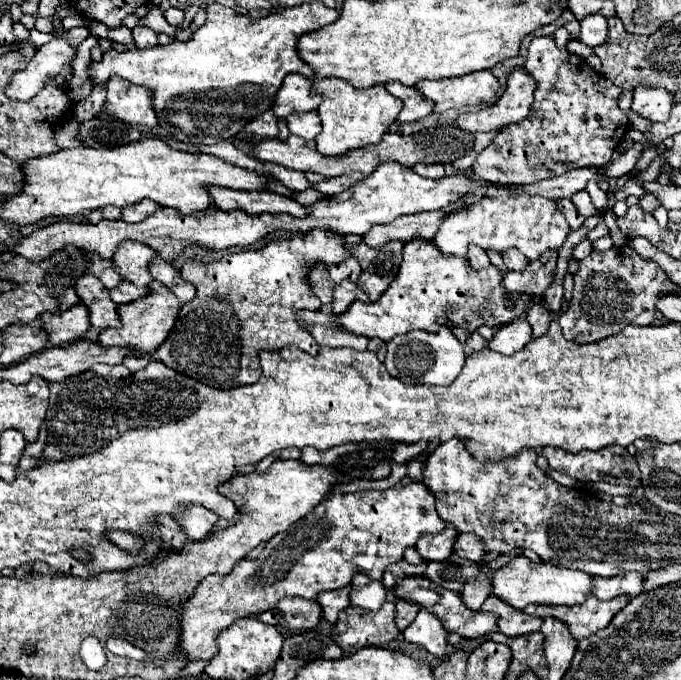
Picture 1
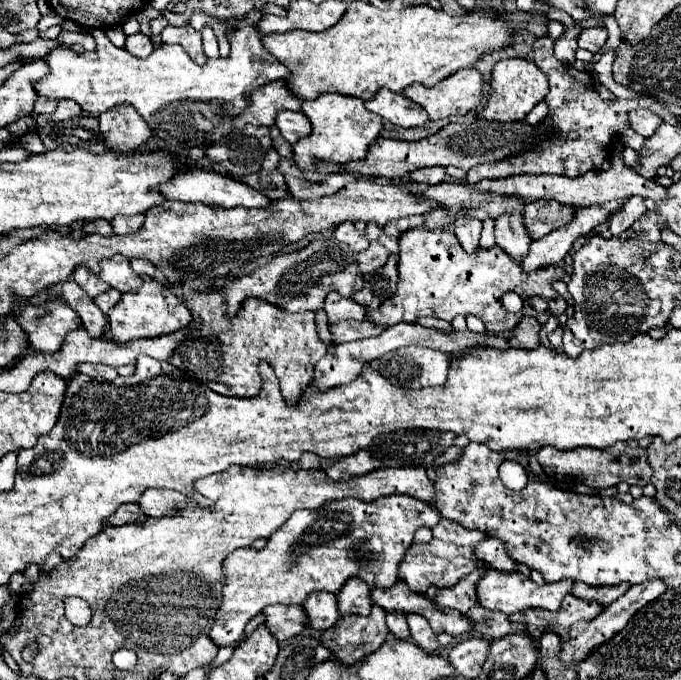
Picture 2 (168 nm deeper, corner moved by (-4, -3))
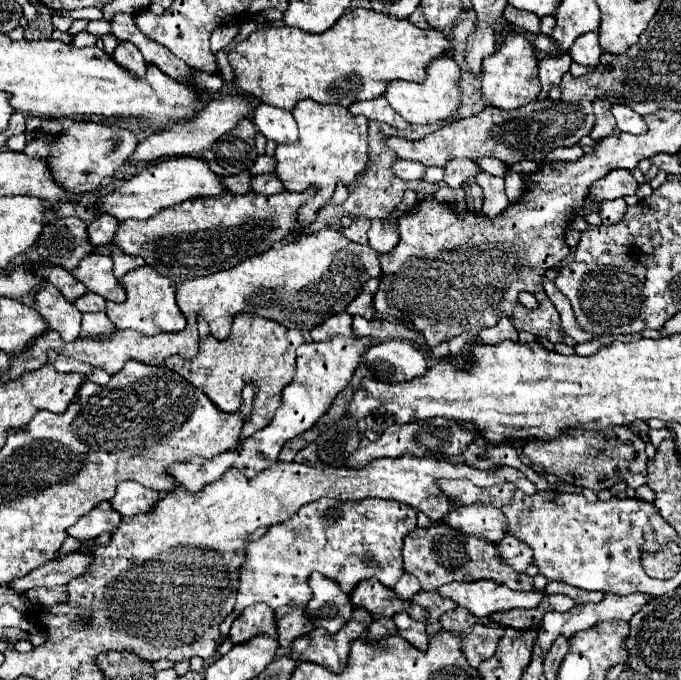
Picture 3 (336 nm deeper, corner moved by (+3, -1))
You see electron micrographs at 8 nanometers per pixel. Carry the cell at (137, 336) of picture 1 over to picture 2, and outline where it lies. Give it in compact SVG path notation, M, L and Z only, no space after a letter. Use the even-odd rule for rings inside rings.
M143 277L143 287L139 291L127 293L121 297L121 301L107 313L112 332L112 340L123 344L131 339L147 339L147 337L159 337L159 335L171 335L191 323L191 311L187 309L185 301L177 297L171 289L159 285L151 277Z

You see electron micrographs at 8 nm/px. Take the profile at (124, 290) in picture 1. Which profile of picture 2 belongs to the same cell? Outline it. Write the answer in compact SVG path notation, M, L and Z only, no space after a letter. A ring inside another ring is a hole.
M109 289L109 291L105 291L103 295L99 295L97 299L95 299L95 303L99 305L99 309L101 311L109 311L111 307L115 307L117 303L119 303L119 299L121 299L121 291L115 291L115 289Z

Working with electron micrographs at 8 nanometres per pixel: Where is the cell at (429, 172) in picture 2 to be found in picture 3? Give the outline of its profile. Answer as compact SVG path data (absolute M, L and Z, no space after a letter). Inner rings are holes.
M404 159L394 161L394 173L400 175L402 179L408 179L408 181L422 179L424 171L426 171L426 167L422 163L416 163L416 161L404 161Z

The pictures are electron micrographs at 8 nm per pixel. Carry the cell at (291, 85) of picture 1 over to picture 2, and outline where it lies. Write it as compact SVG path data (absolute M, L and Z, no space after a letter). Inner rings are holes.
M281 79L267 83L265 87L259 87L251 93L251 105L247 107L247 111L243 111L243 115L239 115L239 119L235 119L235 127L243 127L245 123L271 127L275 125L275 115L283 109L301 111L301 101Z

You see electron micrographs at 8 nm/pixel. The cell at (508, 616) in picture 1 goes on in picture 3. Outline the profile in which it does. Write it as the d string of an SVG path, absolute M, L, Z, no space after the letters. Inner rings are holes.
M456 607L448 613L444 613L440 617L440 623L444 629L450 629L450 631L456 631L456 633L468 633L474 625L474 617L464 609L464 607Z

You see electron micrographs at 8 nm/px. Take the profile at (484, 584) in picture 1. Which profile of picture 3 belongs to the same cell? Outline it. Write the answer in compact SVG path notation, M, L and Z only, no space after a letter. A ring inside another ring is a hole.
M418 591L410 601L416 603L416 605L420 605L422 609L426 609L428 621L438 621L440 615L444 615L446 611L450 611L450 609L456 607L454 601L442 599L436 591Z

